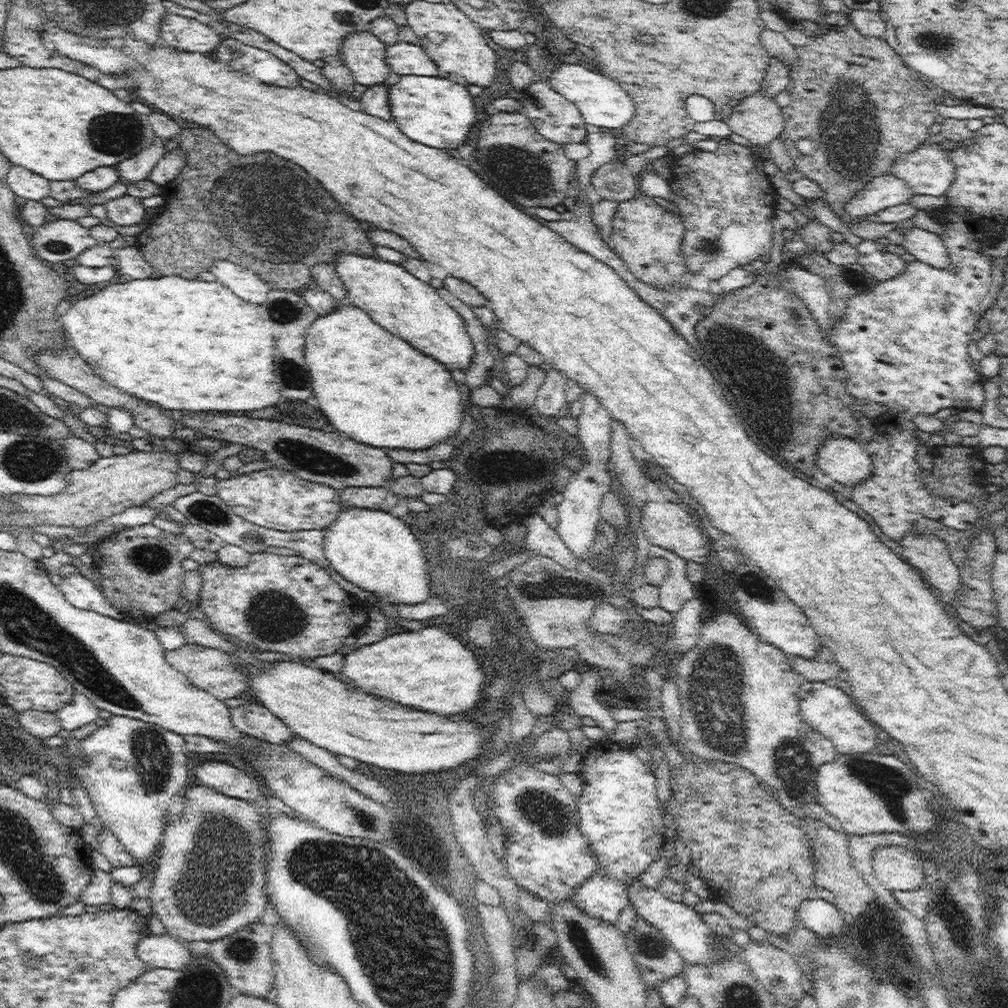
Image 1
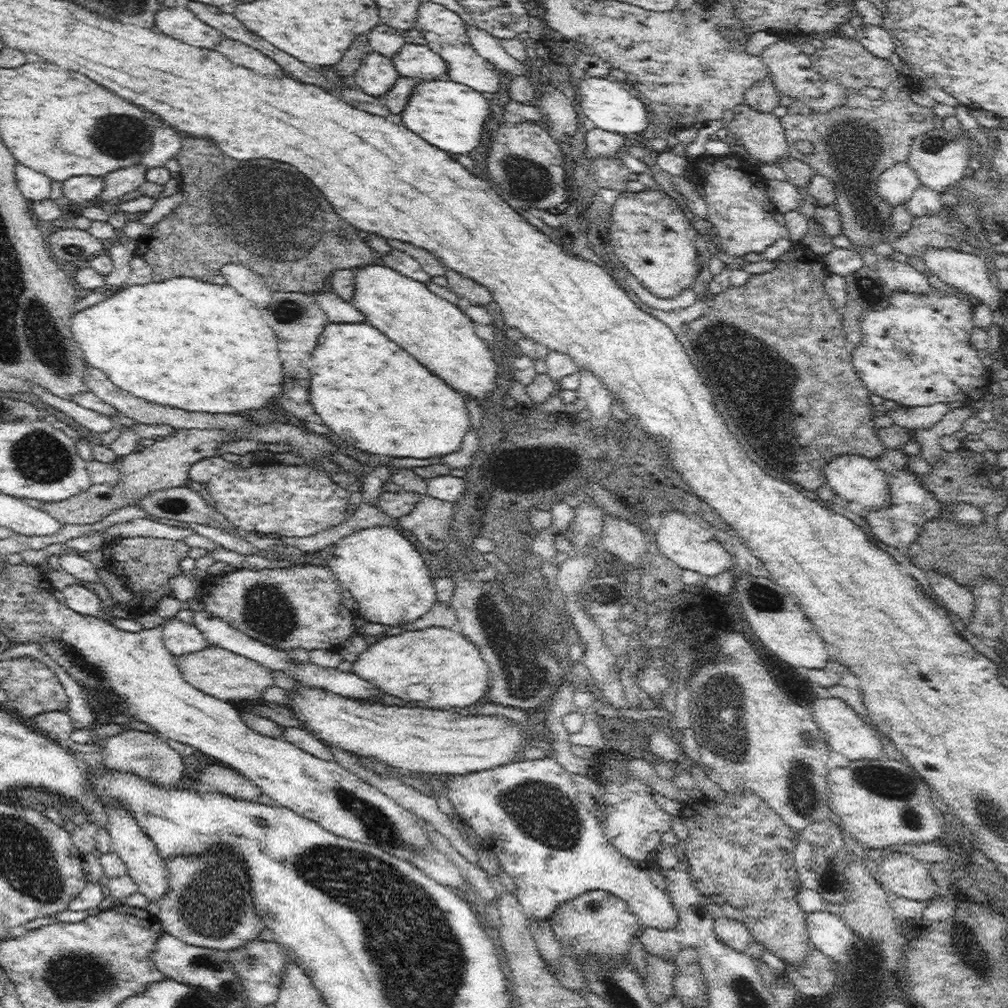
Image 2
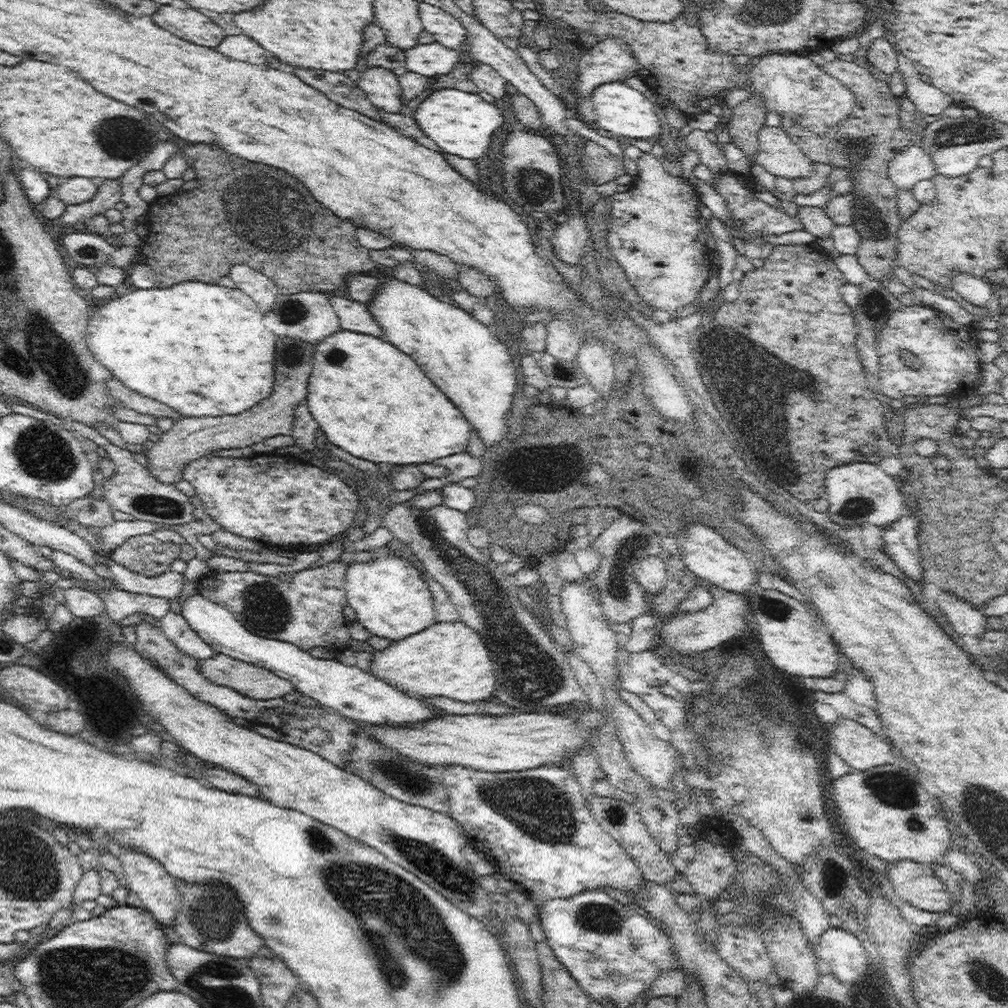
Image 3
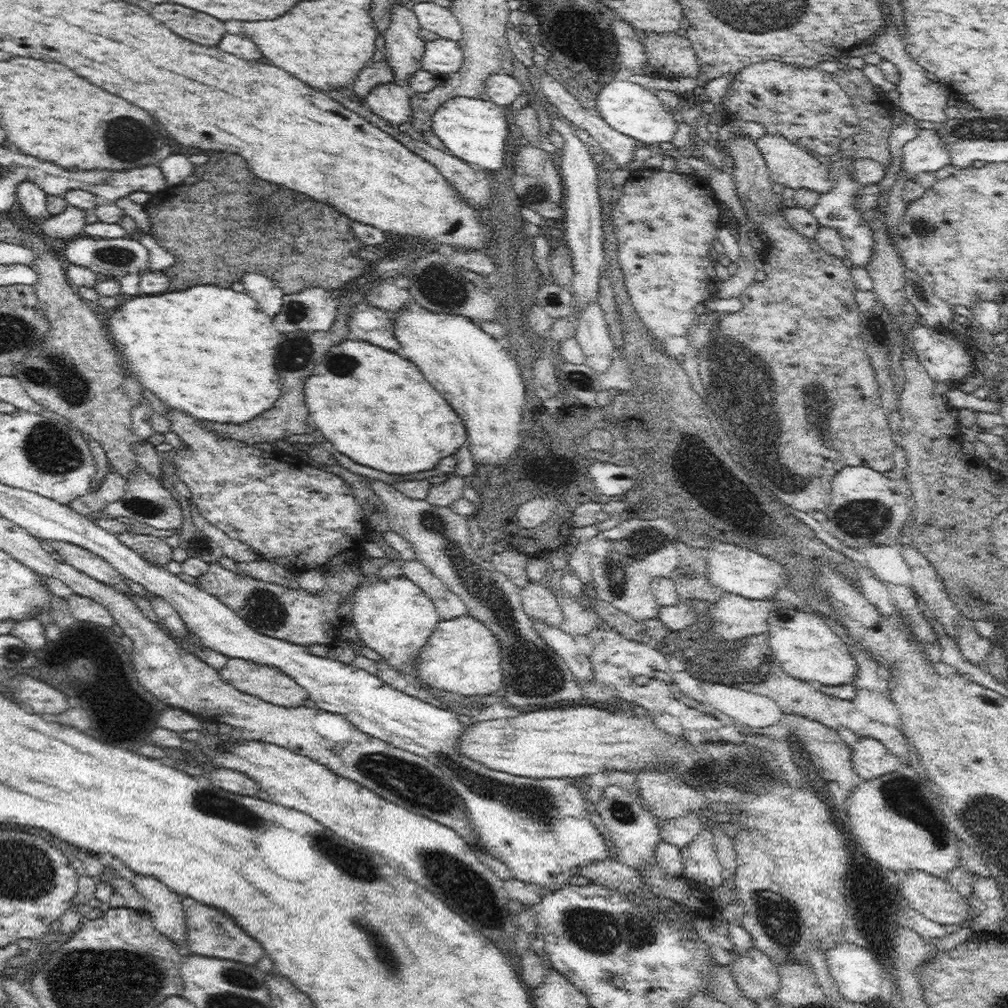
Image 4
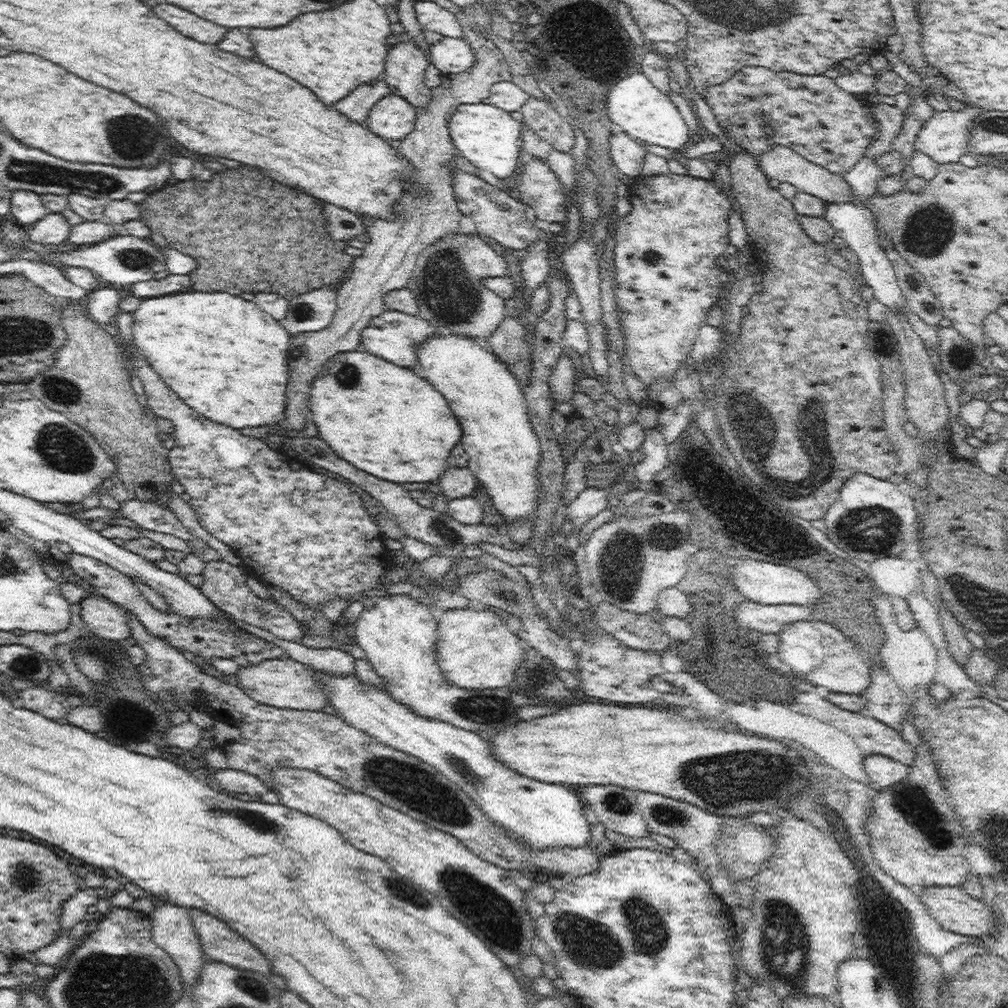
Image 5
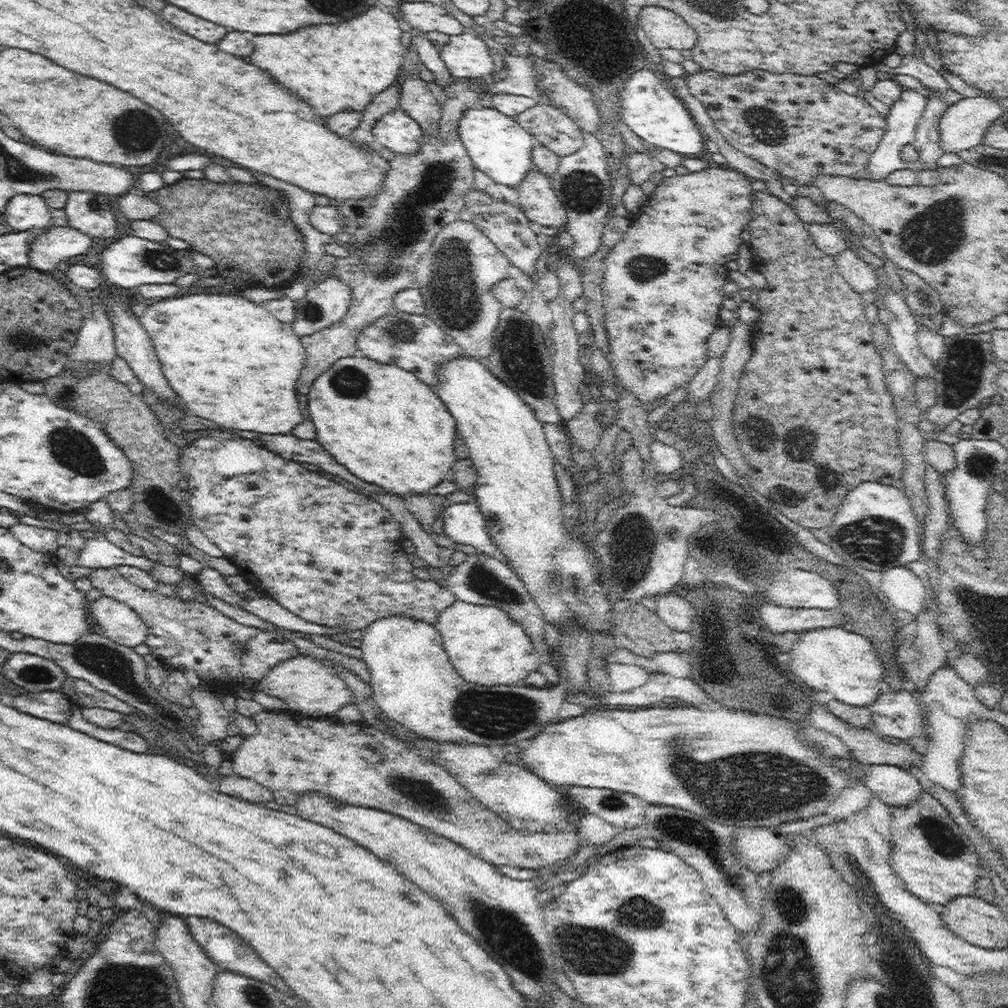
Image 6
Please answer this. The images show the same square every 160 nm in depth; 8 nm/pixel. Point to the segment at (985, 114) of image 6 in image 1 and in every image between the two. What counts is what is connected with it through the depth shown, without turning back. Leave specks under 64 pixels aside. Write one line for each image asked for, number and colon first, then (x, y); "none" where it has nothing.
1: (883, 192)
2: (896, 184)
3: (912, 164)
4: (925, 153)
5: (944, 137)

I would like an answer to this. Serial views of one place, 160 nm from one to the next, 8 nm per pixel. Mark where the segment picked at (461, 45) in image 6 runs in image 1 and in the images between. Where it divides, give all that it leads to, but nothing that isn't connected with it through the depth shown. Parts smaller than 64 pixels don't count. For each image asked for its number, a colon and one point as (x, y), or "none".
1: (403, 58)
2: (417, 61)
3: (432, 59)
4: (441, 56)
5: (451, 56)

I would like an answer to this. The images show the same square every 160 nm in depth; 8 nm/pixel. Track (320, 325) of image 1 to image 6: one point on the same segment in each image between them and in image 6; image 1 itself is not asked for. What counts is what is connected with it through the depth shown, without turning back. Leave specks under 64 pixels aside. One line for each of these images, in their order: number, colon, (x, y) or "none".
2: (377, 398)
3: (398, 416)
4: (374, 406)
5: (382, 418)
6: (379, 421)

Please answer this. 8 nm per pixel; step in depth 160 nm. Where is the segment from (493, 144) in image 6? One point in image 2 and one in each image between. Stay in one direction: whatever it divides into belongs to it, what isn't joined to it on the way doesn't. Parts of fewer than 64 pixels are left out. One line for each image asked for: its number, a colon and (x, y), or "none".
2: (450, 115)
3: (462, 123)
4: (474, 130)
5: (490, 138)

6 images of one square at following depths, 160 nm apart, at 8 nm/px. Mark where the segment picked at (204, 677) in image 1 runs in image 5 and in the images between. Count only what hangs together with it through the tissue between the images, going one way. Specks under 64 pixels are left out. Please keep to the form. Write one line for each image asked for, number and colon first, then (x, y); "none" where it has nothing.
2: (226, 675)
3: (258, 683)
4: (266, 682)
5: (282, 682)

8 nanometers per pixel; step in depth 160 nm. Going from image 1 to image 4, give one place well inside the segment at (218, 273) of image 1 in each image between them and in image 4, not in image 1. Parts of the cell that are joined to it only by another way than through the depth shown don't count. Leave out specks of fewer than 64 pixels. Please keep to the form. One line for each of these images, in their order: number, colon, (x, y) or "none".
2: (253, 286)
3: (256, 284)
4: (267, 293)

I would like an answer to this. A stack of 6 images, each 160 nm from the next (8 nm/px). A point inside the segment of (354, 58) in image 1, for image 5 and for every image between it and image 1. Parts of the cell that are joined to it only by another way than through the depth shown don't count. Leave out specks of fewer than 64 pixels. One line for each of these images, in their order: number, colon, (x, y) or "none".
2: (376, 74)
3: (381, 86)
4: (391, 102)
5: (392, 118)

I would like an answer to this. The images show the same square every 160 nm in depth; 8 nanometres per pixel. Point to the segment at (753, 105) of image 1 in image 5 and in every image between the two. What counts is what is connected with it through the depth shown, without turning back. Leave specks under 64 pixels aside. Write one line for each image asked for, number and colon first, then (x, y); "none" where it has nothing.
2: (762, 134)
3: (777, 153)
4: (788, 164)
5: (780, 162)

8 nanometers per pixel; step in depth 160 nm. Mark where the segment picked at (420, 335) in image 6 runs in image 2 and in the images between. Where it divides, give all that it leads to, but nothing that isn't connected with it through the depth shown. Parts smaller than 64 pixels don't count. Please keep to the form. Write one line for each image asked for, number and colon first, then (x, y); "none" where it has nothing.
2: (338, 311)
3: (354, 316)
4: (367, 323)
5: (393, 336)

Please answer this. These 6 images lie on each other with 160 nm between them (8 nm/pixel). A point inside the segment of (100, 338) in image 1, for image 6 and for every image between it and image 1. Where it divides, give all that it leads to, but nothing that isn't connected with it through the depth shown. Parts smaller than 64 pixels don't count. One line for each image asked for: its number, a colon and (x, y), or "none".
2: (156, 341)
3: (193, 347)
4: (210, 353)
5: (226, 358)
6: (231, 361)

